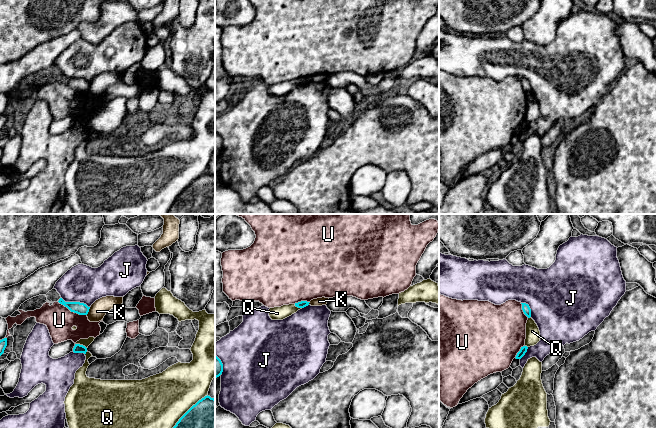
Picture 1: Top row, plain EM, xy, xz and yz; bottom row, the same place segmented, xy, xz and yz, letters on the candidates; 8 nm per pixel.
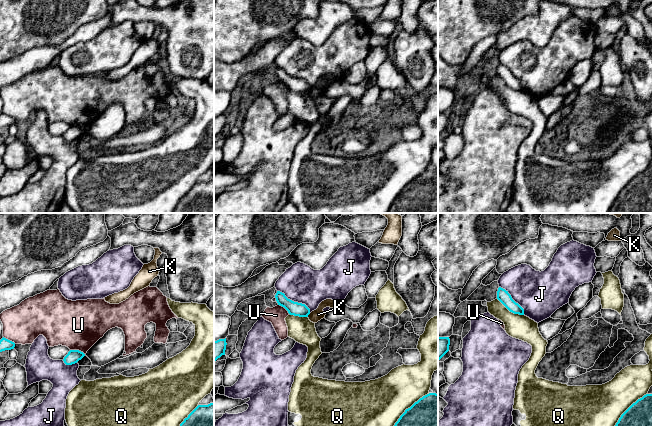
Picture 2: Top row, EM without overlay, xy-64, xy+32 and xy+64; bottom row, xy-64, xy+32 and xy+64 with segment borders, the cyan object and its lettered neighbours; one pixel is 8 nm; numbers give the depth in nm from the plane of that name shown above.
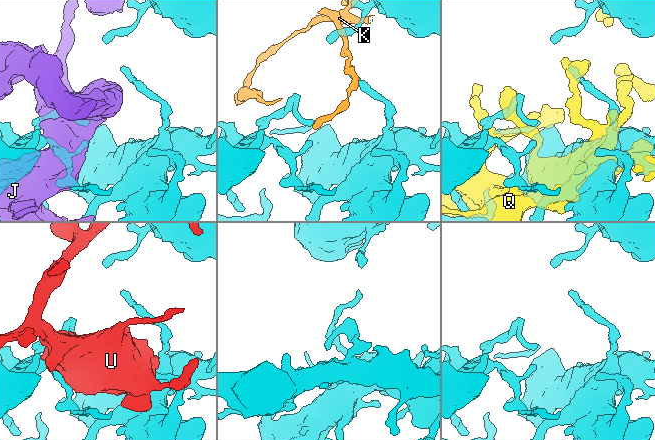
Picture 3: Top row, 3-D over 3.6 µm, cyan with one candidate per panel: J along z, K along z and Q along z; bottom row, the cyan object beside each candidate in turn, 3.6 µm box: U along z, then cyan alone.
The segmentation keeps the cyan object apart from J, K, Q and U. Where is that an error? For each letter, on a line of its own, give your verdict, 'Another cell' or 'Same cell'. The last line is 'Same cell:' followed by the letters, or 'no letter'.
J: Another cell
K: Another cell
Q: Another cell
U: Another cell
Same cell: no letter

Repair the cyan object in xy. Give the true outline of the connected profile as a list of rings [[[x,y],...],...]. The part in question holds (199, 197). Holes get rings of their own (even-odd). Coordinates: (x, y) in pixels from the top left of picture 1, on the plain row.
[[[205,172],[176,199],[168,214],[215,214],[215,175]]]

